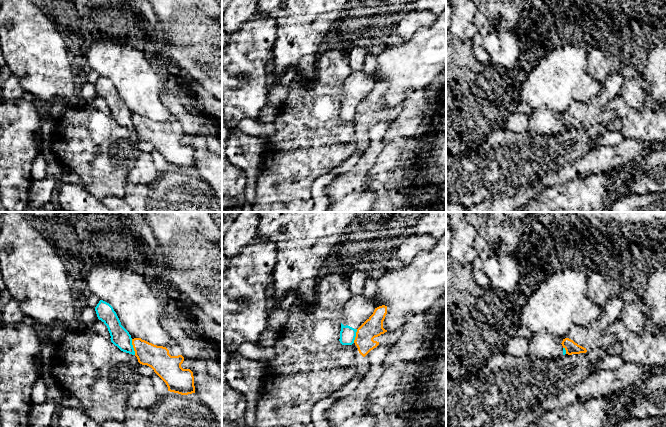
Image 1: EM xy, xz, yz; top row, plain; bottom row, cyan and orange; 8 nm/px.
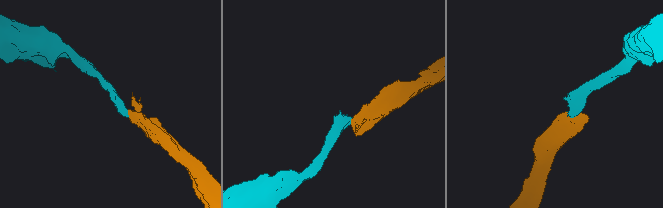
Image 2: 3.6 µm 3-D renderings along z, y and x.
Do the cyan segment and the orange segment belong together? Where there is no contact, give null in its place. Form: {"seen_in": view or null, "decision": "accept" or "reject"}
{"seen_in": "xy", "decision": "reject"}

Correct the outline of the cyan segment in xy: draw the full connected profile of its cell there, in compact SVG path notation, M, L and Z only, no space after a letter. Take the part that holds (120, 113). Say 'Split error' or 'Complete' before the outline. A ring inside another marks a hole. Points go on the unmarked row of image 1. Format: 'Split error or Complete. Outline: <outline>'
Complete. Outline: M100 76L95 83L95 87L98 95L107 102L111 112L111 118L121 127L135 131L131 111L121 101L121 98L113 83L109 79Z

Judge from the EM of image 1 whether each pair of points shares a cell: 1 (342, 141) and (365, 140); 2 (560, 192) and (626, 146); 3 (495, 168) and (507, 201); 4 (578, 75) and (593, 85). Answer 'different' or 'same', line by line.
1: different
2: different
3: different
4: same

